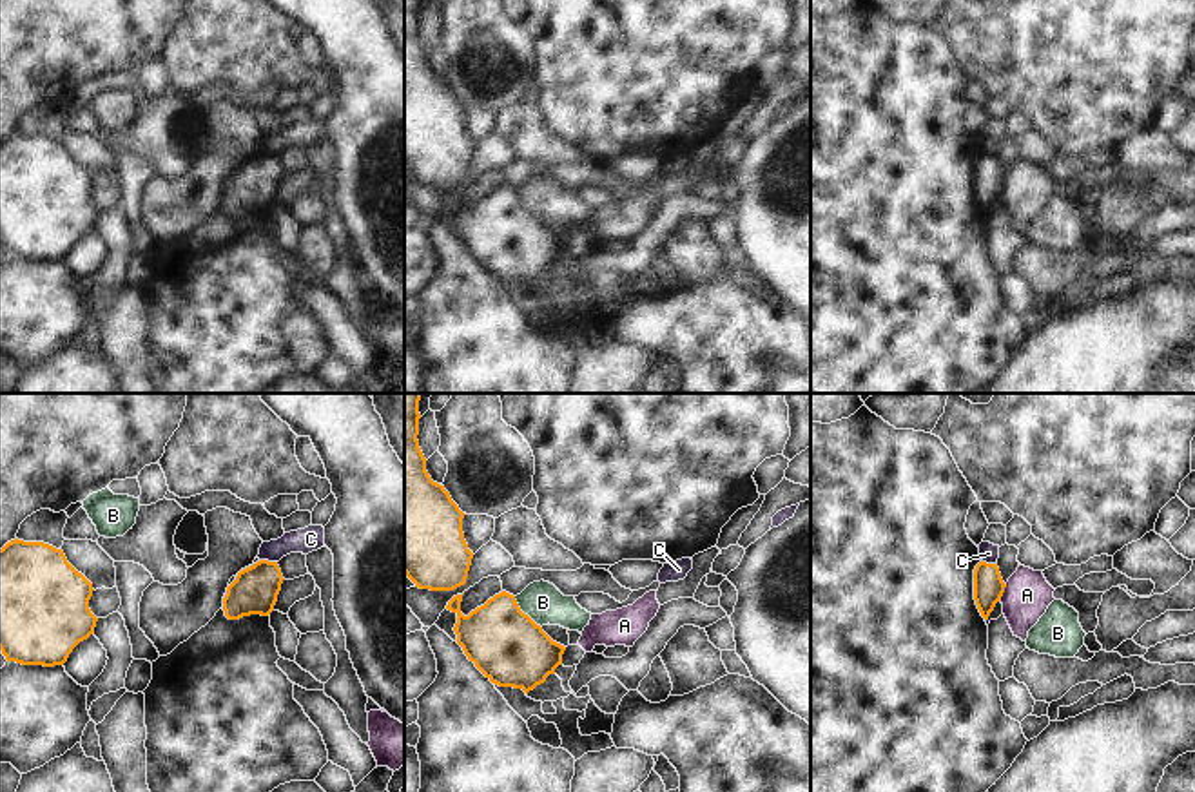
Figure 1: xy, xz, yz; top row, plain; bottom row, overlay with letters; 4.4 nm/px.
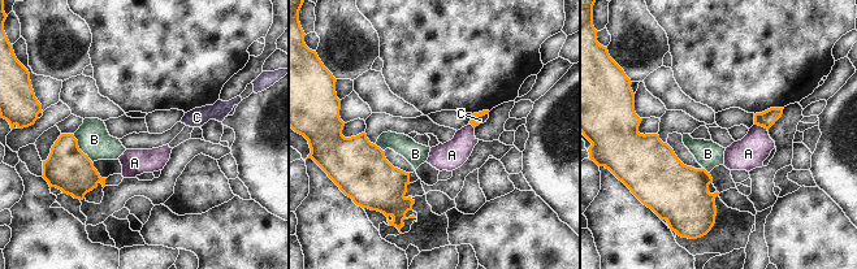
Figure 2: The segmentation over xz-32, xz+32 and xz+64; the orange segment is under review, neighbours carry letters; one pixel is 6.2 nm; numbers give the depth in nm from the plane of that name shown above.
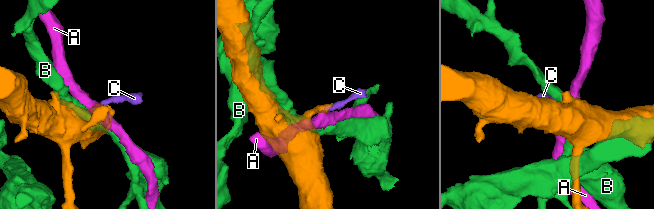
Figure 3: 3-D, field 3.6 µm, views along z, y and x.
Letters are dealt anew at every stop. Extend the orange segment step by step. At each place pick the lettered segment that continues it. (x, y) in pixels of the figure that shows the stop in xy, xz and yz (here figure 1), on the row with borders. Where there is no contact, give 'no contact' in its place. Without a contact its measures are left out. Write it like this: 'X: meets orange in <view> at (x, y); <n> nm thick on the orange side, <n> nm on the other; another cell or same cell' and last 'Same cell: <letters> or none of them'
A: meets orange in yz at (1003, 591); 140 nm thick on the orange side, 200 nm on the other; another cell
B: meets orange in xz at (523, 613); 320 nm thick on the orange side, 180 nm on the other; another cell
C: meets orange in xy at (267, 560); 200 nm thick on the orange side, 110 nm on the other; another cell
Same cell: none of them

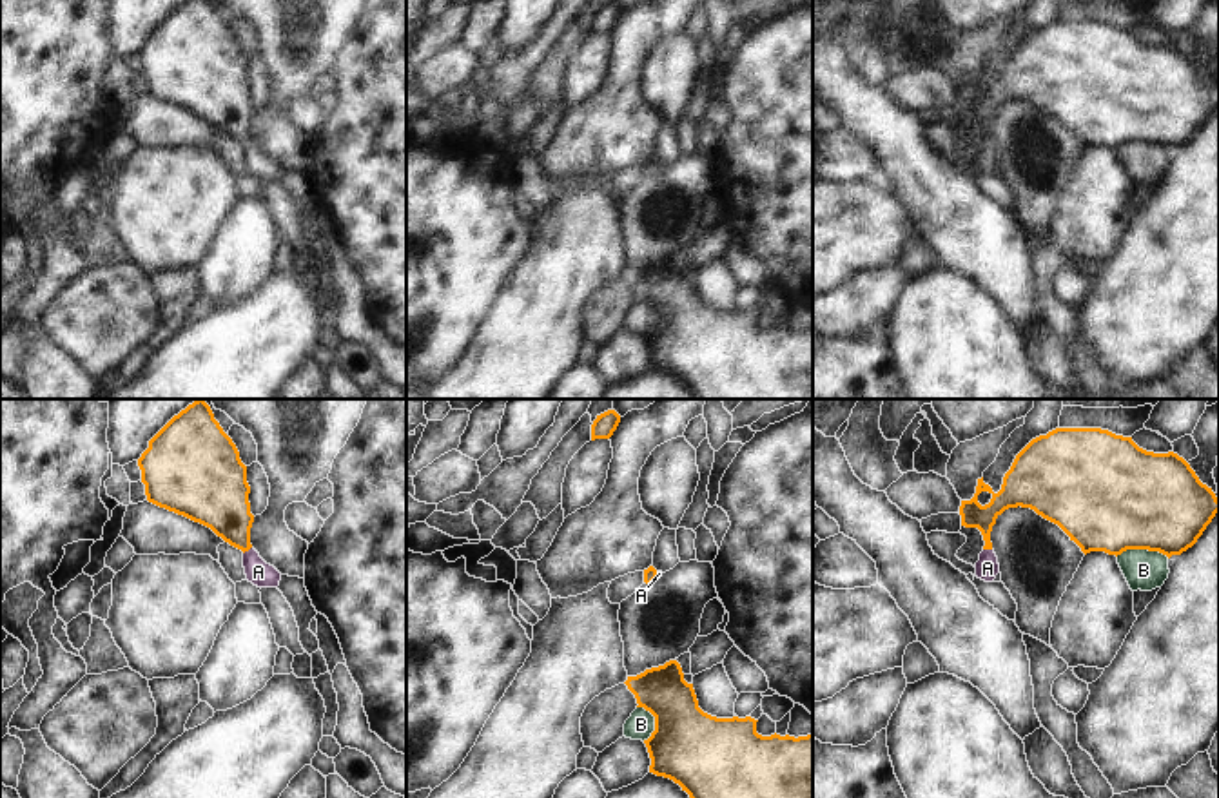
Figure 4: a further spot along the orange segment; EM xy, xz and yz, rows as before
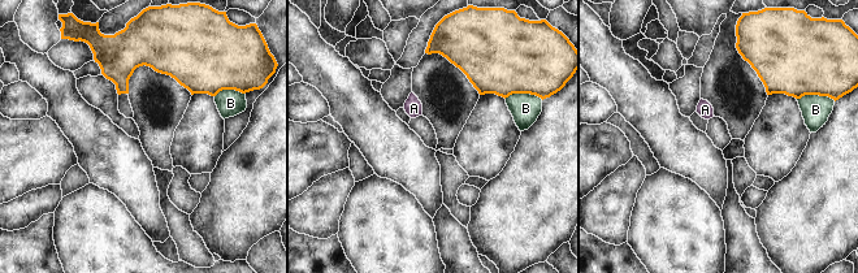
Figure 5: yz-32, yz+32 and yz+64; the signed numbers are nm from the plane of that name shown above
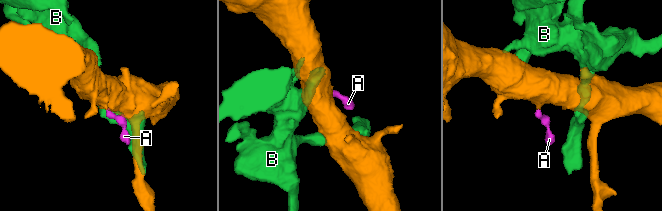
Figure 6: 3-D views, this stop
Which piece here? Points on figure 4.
A: meets orange in xy at (247, 550); 260 nm thick on the orange side, 110 nm on the other; same cell
B: meets orange in yz at (1143, 548); 460 nm thick on the orange side, 180 nm on the other; another cell
Same cell: A

